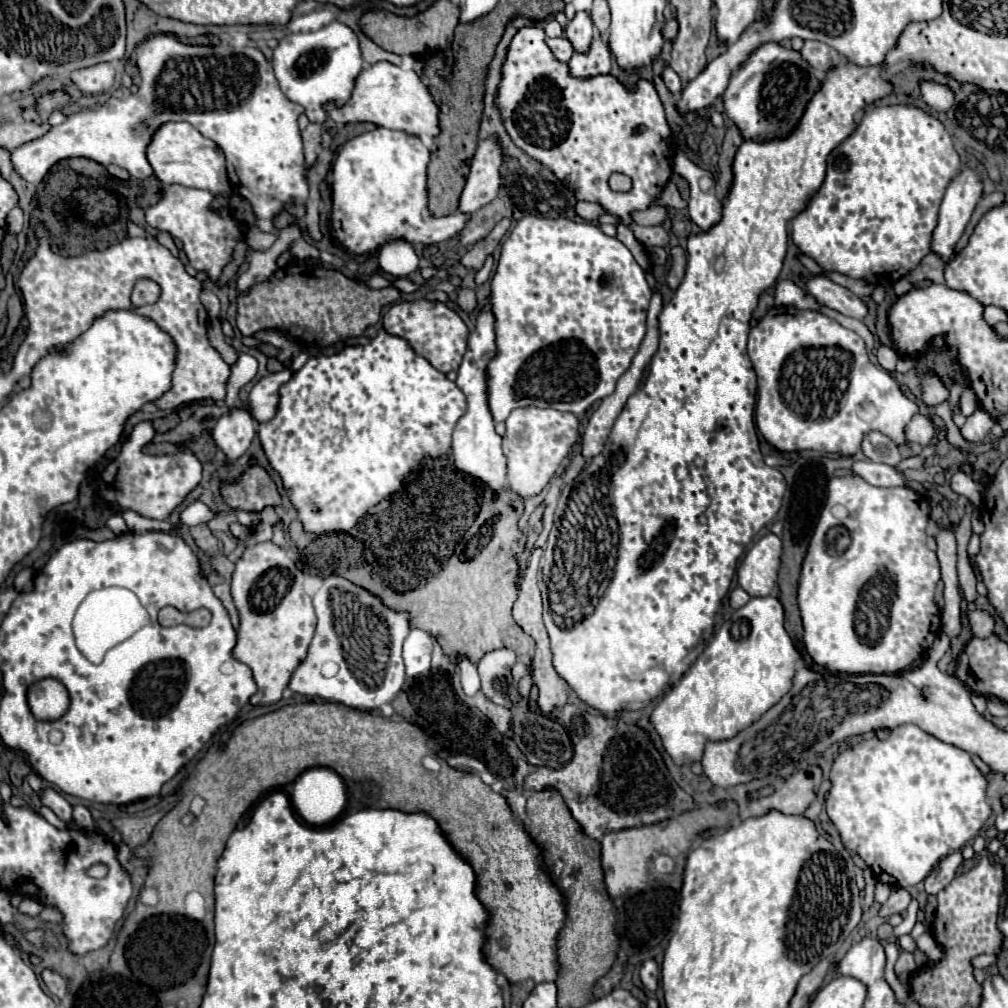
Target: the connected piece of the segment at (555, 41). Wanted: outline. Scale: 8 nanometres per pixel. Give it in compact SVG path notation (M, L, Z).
M560 36L560 38L548 38L546 42L548 42L548 46L552 48L552 52L556 54L556 58L560 62L568 62L572 58L574 46L570 46L570 42L566 42L564 36Z

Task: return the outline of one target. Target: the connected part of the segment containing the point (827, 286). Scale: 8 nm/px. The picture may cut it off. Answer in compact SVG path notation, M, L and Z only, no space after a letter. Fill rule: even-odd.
M804 276L802 282L806 284L806 290L824 306L834 308L846 316L854 316L858 320L862 320L868 312L866 304L854 296L852 292L848 292L846 288L834 284L830 278L826 276Z

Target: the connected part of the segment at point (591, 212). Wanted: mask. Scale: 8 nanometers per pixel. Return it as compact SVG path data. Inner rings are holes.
M578 202L578 204L576 204L576 214L578 214L580 218L588 220L588 222L594 222L602 212L604 212L604 210L602 210L602 206L598 206L598 204L590 204L590 202Z

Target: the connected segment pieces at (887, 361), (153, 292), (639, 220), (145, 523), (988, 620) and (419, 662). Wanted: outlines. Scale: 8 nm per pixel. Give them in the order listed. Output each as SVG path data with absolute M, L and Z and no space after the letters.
M881 345L876 352L877 360L889 372L896 372L897 353L886 345Z
M142 278L136 282L134 292L132 292L132 304L136 306L144 306L148 302L156 302L160 298L160 286L150 280L150 278Z
M656 204L656 206L650 206L650 208L644 210L644 212L634 212L632 218L634 218L636 224L640 224L640 226L662 226L664 220L668 218L668 206Z
M122 510L122 518L126 520L128 528L132 532L148 532L148 530L174 530L168 522L160 522L160 520L150 520L150 518L142 518L138 512L134 510Z
M974 610L974 612L970 612L968 618L970 618L970 626L972 626L972 634L974 636L986 638L986 636L990 636L994 632L996 620L994 620L994 616L990 612L986 612L986 610Z
M418 628L410 630L404 642L404 664L406 664L406 674L410 678L428 674L432 648L434 648L434 638L430 634Z

